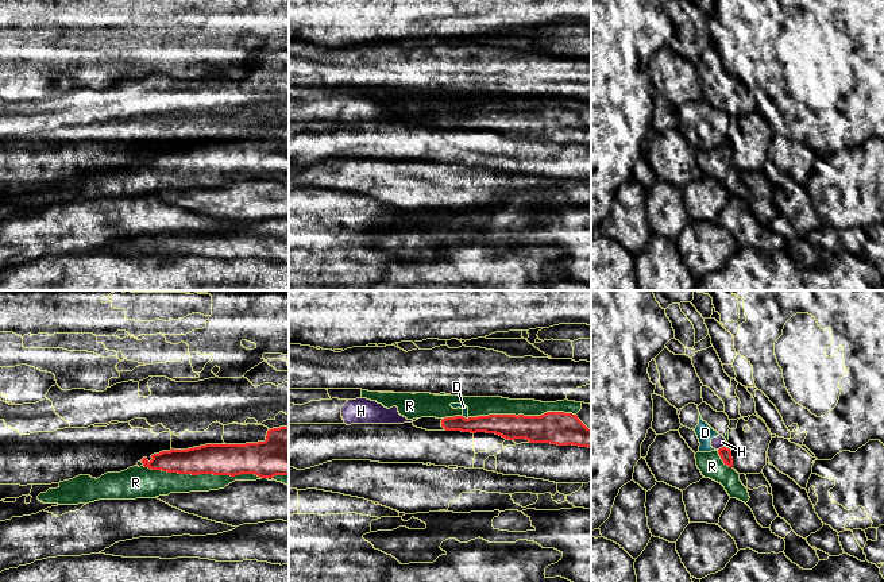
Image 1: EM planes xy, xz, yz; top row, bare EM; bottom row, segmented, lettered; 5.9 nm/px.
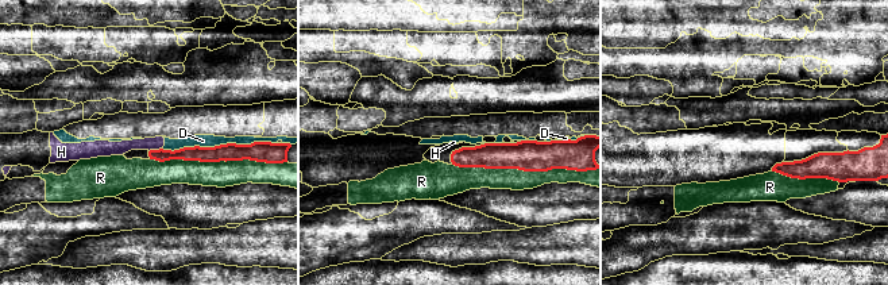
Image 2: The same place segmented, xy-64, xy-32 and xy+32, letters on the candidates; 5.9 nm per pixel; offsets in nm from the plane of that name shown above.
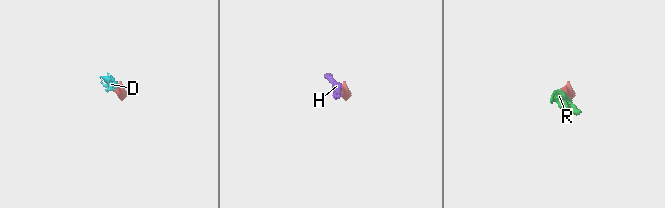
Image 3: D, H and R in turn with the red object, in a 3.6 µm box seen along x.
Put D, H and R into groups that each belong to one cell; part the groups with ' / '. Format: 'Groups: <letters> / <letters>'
Groups: D H / R

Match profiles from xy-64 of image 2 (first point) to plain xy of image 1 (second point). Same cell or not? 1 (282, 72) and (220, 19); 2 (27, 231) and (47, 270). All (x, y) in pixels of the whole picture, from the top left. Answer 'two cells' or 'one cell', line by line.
1: two cells
2: two cells

